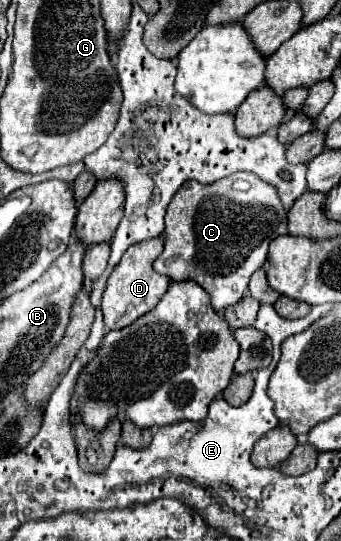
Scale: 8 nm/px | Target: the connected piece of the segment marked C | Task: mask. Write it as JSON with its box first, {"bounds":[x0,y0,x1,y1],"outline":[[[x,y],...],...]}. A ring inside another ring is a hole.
{"bounds":[154,172,288,312],"outline":[[[236,172],[236,176],[222,178],[210,186],[202,186],[192,180],[192,182],[186,182],[174,194],[168,206],[166,228],[164,228],[164,252],[156,258],[154,270],[162,276],[168,276],[174,282],[192,280],[200,284],[210,294],[212,308],[220,312],[244,298],[250,276],[258,268],[262,268],[262,264],[266,262],[270,240],[286,232],[288,232],[286,230],[286,210],[282,208],[276,190],[270,184],[258,180],[258,176],[248,174],[248,172]],[[236,180],[250,180],[250,188],[246,192],[234,192],[232,184]]]}

